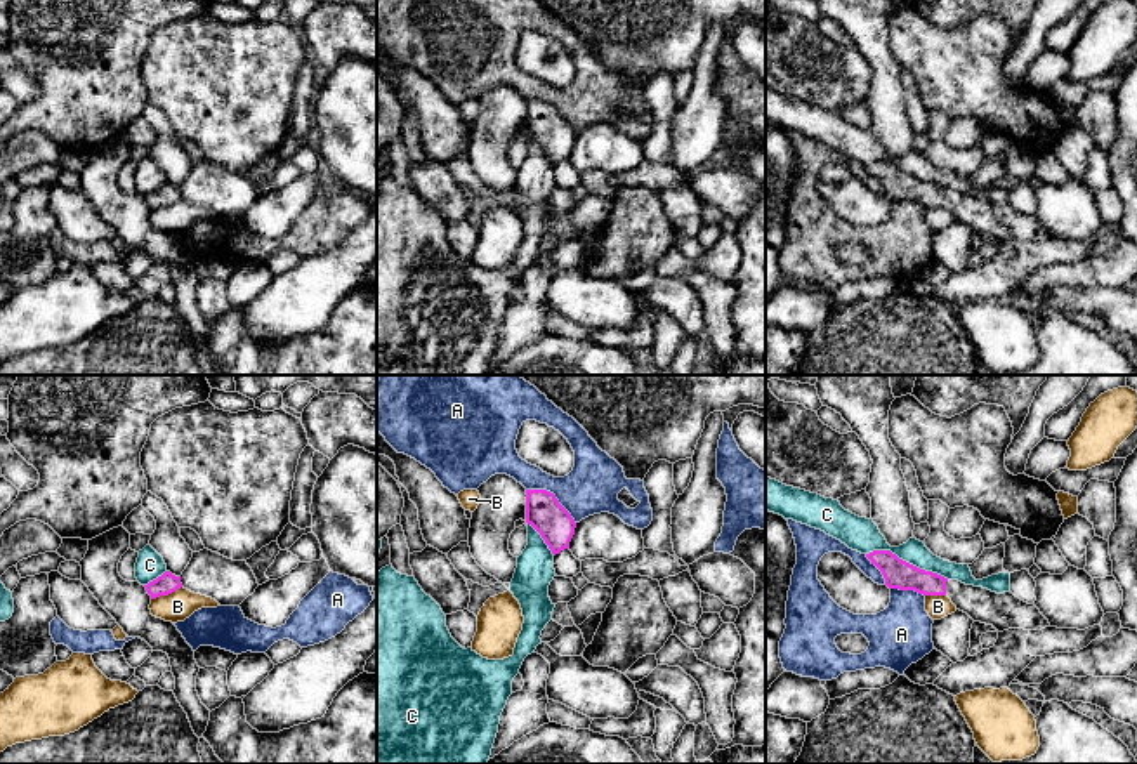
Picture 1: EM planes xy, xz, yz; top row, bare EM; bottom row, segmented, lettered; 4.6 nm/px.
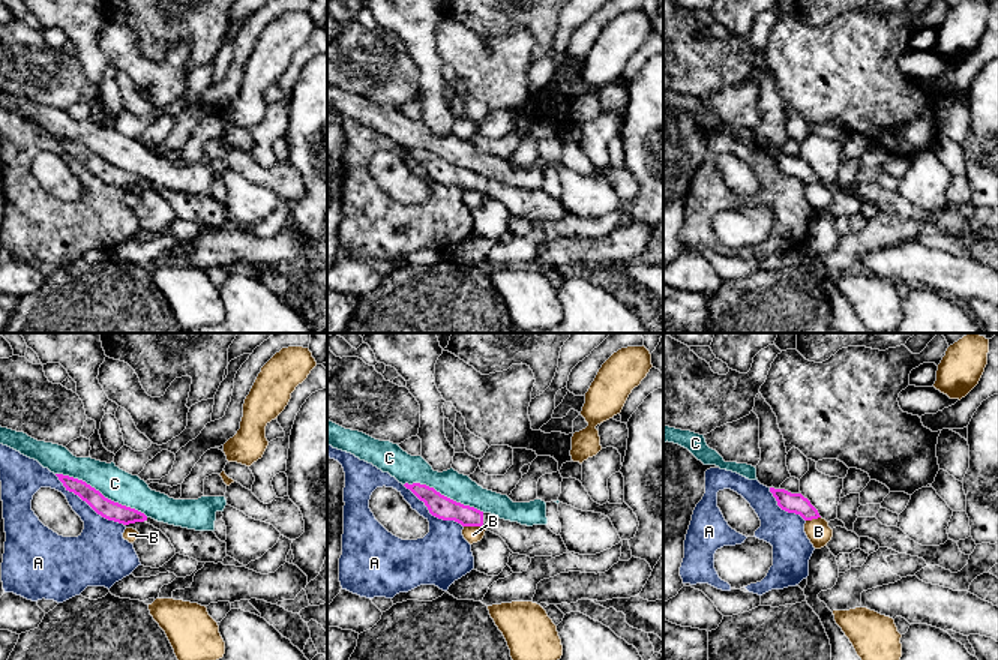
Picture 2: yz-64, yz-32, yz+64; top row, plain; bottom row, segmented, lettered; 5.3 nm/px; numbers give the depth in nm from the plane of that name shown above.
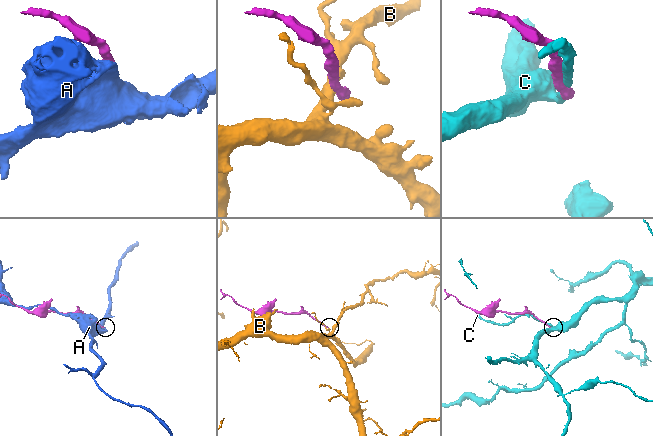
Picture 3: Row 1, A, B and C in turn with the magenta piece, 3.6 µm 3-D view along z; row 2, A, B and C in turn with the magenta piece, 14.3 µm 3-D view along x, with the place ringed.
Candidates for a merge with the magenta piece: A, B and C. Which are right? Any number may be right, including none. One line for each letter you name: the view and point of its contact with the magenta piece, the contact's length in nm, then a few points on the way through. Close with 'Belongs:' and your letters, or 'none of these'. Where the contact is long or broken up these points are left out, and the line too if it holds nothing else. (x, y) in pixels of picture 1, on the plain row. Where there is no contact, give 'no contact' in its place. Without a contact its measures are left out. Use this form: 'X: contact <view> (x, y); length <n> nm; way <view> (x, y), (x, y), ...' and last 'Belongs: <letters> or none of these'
Belongs: none of these

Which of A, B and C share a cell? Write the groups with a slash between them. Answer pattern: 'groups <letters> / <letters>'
groups A / B / C

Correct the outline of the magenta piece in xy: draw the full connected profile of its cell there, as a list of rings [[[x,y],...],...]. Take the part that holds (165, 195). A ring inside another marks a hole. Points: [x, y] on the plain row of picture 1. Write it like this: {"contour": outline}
{"contour": [[[165,182],[156,191],[144,196],[151,210],[156,210],[160,207],[168,207],[182,198],[181,188],[172,186],[170,182]]]}

